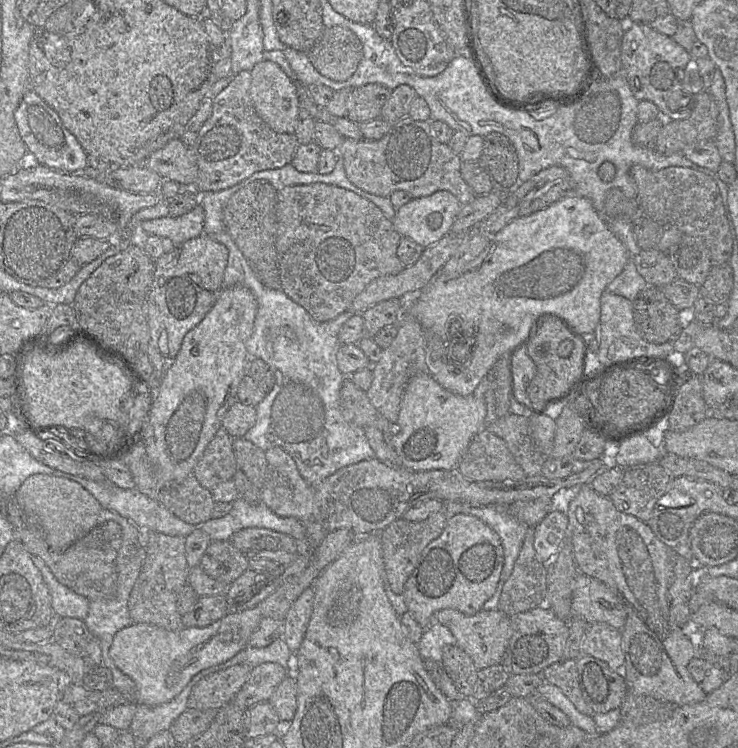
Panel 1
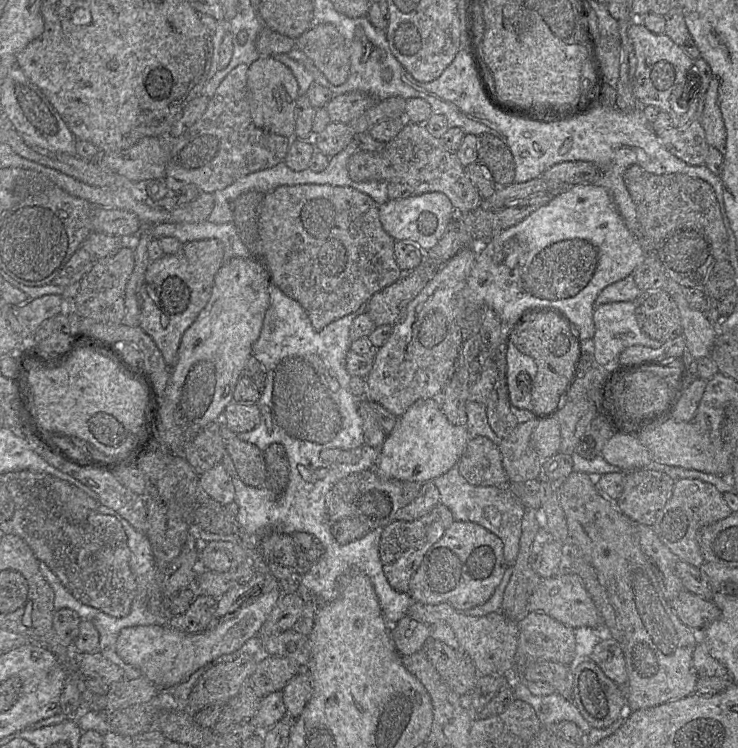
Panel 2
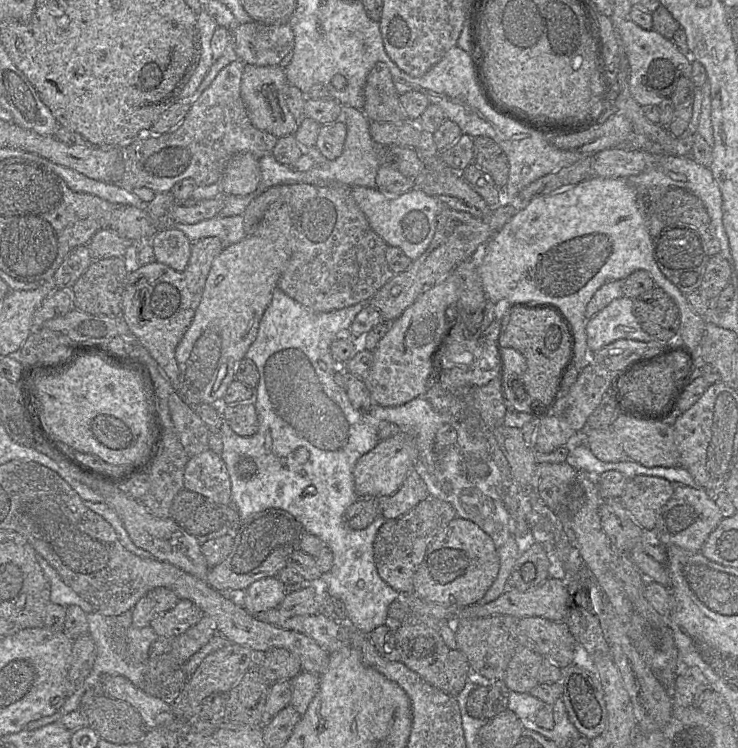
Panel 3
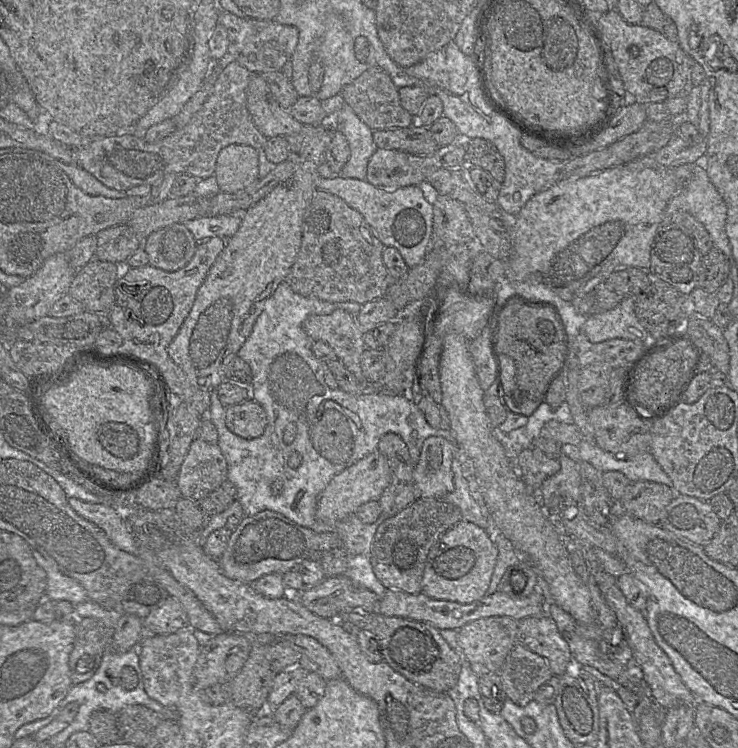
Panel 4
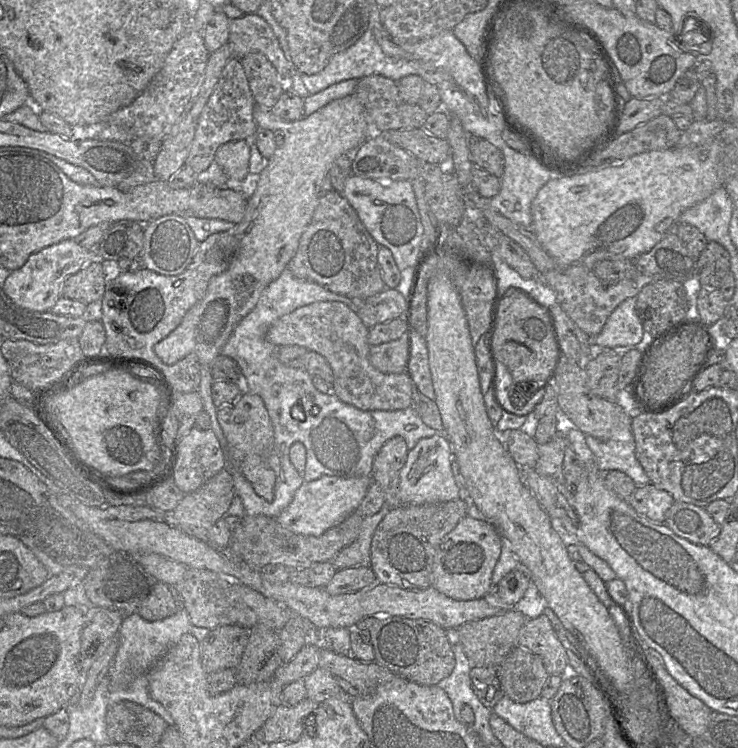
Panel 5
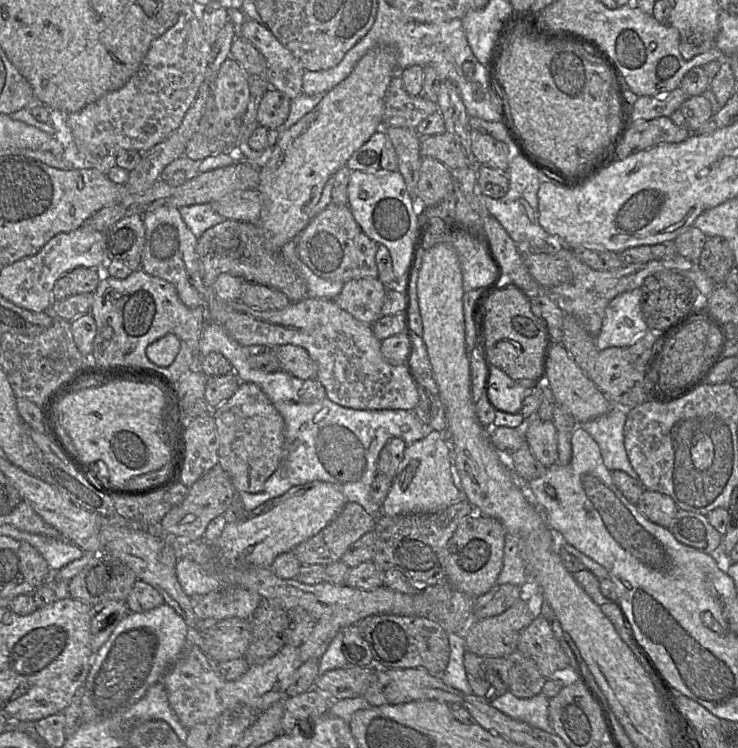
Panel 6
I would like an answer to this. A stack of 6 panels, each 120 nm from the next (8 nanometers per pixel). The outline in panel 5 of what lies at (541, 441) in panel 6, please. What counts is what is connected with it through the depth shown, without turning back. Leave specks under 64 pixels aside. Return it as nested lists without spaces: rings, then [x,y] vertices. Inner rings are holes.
[[[557,435],[544,444],[538,444],[538,461],[535,471],[542,476],[561,479],[564,450],[568,444],[563,435]]]

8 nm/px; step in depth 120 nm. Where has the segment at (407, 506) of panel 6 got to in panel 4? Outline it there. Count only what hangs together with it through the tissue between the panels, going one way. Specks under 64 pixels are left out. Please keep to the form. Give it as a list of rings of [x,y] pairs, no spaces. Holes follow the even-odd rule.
[[[441,436],[425,439],[413,470],[419,498],[441,498],[454,490],[452,460],[452,446],[448,440]]]

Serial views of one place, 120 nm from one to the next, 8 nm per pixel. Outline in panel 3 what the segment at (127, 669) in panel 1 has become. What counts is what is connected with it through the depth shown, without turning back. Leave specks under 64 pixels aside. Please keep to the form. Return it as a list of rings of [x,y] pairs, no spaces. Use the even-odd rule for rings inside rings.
[[[267,577],[252,583],[243,593],[238,594],[240,605],[251,615],[278,608],[287,592],[277,577]]]

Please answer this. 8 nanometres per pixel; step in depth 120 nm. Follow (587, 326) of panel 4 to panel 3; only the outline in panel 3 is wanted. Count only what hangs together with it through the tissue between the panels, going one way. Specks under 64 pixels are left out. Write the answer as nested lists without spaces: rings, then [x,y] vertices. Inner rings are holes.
[[[626,296],[612,300],[602,310],[588,319],[586,323],[586,335],[587,346],[592,352],[619,339],[630,339],[642,342],[651,342],[654,340],[654,338],[648,335],[638,324],[633,315],[633,298]]]

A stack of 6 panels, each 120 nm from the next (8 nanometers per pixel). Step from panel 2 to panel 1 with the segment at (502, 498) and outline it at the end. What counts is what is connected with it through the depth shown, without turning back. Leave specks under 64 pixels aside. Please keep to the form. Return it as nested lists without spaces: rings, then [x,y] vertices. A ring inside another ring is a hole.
[[[443,502],[444,512],[448,518],[455,514],[472,515],[479,518],[499,535],[504,552],[504,565],[500,577],[506,578],[507,581],[513,571],[528,529],[534,528],[529,528],[525,523],[513,517],[508,512],[507,506],[509,505],[470,506],[461,502]]]

